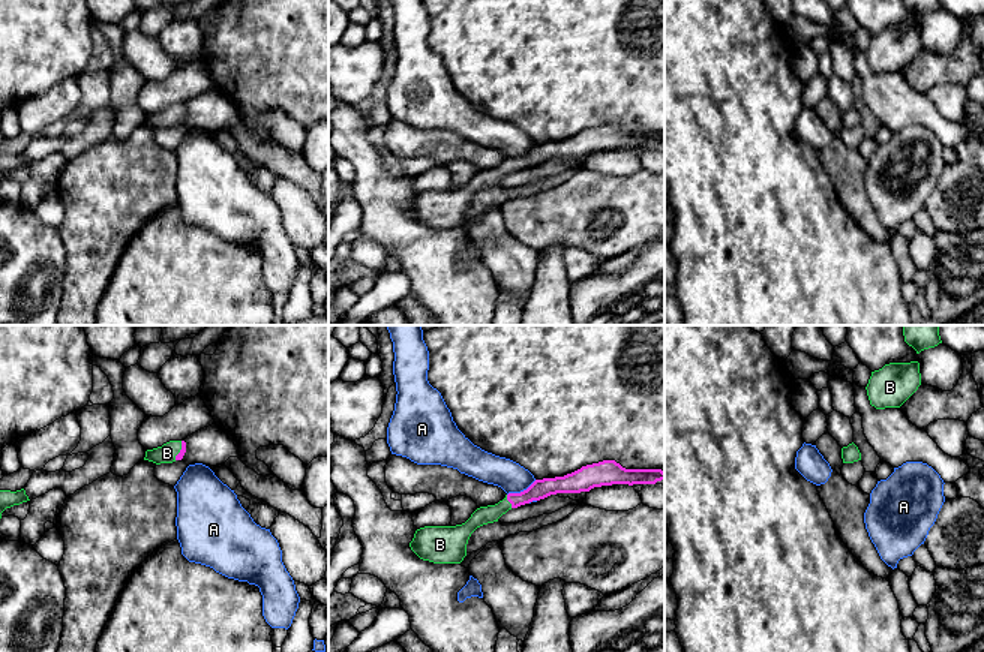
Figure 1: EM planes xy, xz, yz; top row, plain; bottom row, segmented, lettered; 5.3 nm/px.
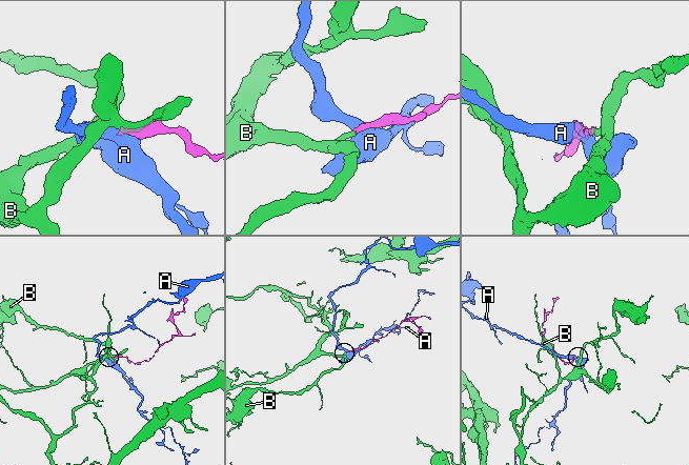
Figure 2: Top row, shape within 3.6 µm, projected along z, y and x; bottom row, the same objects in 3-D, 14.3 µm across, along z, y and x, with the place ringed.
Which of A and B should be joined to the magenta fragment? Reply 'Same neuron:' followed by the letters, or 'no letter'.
Same neuron: B

